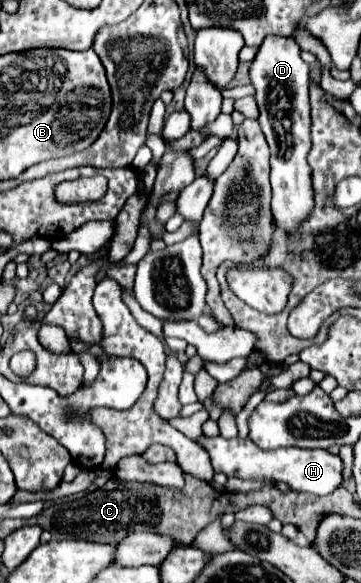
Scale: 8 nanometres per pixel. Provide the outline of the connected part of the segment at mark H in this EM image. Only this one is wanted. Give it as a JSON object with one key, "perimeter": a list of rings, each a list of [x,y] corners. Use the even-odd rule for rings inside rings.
{"perimeter":[[[200,436],[196,440],[208,454],[214,466],[214,472],[224,472],[228,478],[242,478],[254,482],[284,482],[294,492],[308,492],[316,496],[330,494],[336,486],[342,484],[342,460],[332,456],[326,450],[302,450],[302,448],[278,448],[272,452],[260,450],[250,438],[226,440],[222,436]]]}

